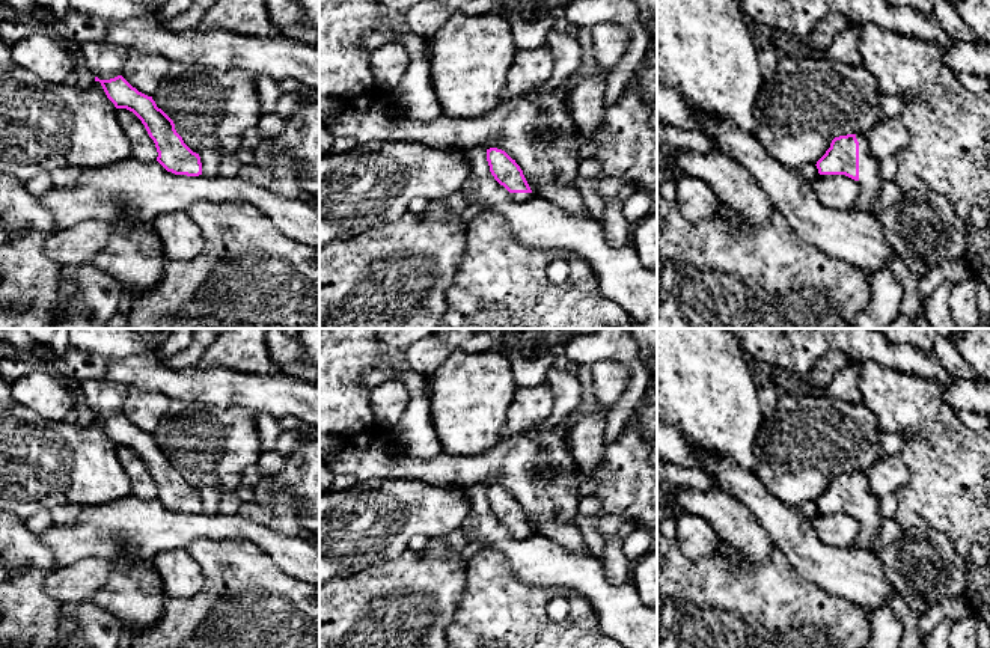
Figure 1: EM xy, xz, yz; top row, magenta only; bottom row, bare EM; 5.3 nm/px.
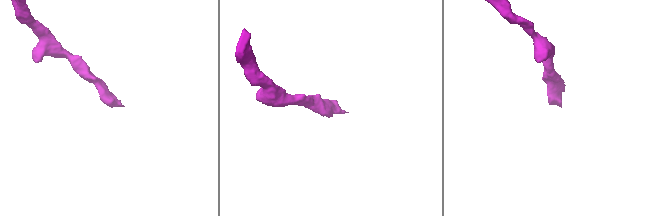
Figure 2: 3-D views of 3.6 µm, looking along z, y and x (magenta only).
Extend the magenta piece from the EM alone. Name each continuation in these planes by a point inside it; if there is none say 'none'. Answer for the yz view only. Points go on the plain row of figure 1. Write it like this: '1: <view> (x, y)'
1: yz (870, 519)

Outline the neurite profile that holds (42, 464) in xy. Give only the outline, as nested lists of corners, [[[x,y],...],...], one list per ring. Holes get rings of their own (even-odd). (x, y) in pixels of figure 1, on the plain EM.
[[[0,374],[0,511],[27,520],[59,505],[93,506],[133,494],[116,445],[99,419],[89,425],[51,422],[17,404]]]

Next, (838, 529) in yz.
[[[818,512],[812,524],[823,544],[838,549],[853,549],[860,532],[859,520],[845,512]]]

